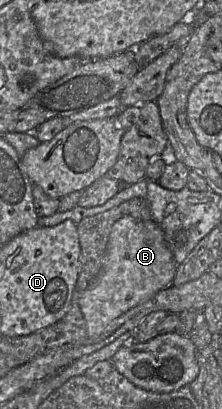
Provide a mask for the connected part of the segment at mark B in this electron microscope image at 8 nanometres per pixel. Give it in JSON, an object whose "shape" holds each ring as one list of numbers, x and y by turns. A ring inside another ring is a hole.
{"shape":[[128,215,117,220,110,231,101,272,90,287,80,292,78,302,86,321,88,342,102,339,105,330,116,318,170,286,177,266,165,240,164,232,157,223,153,220,138,220]]}

